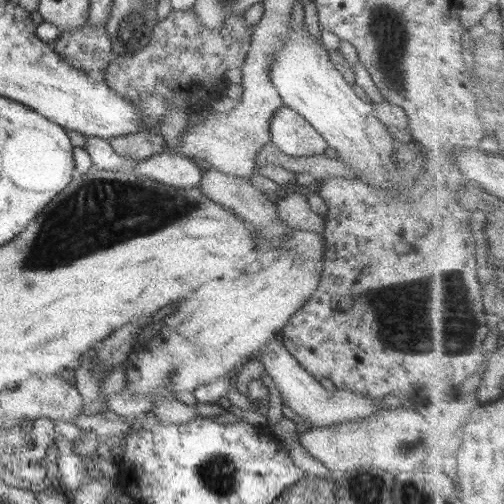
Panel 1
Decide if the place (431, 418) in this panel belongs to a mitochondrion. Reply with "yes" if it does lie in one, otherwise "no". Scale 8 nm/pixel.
no

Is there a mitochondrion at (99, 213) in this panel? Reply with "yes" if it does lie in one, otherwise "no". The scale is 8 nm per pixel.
yes

